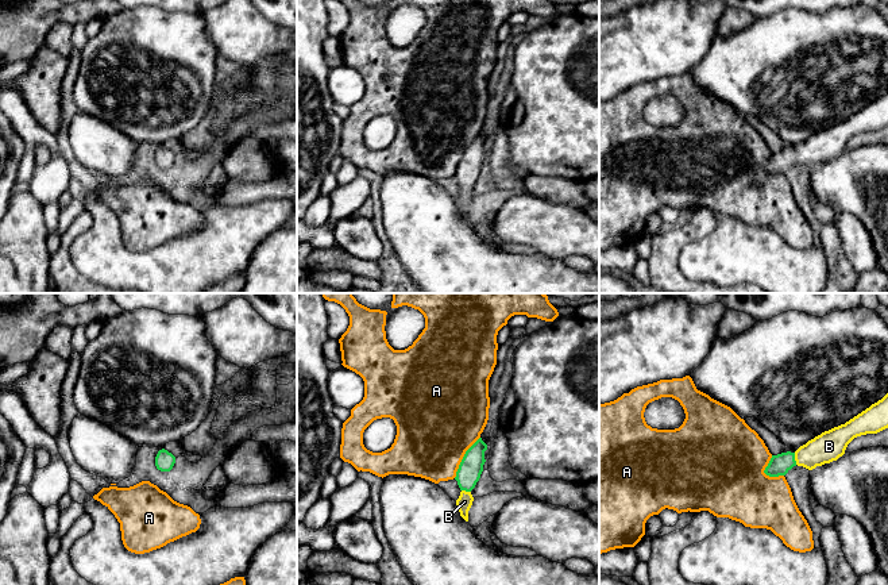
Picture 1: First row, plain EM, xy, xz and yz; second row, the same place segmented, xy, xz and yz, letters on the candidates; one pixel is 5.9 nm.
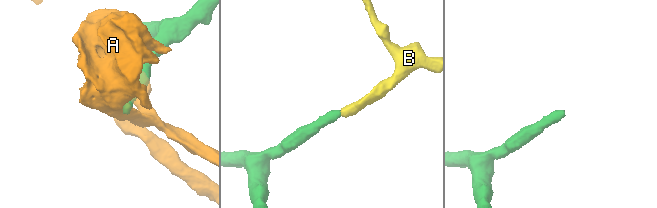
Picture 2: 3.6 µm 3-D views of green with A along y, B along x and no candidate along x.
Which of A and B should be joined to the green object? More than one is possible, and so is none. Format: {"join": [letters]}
{"join": ["B"]}

